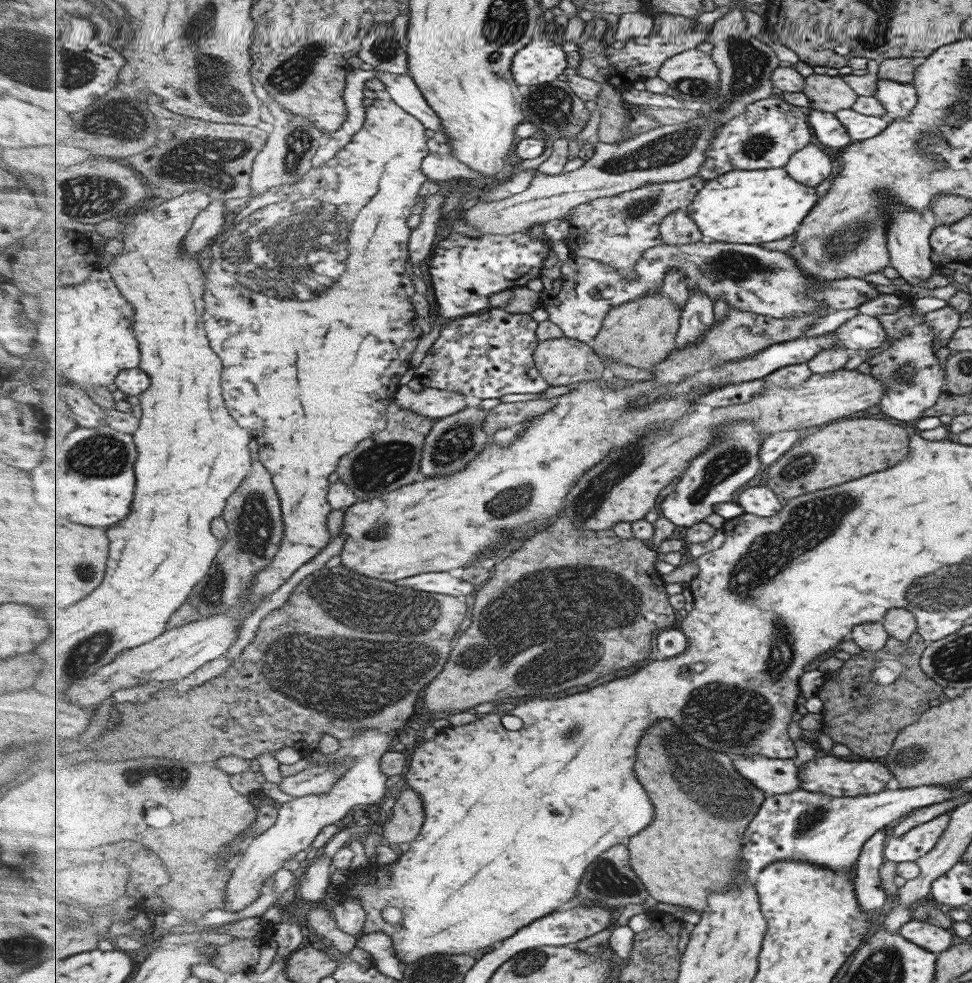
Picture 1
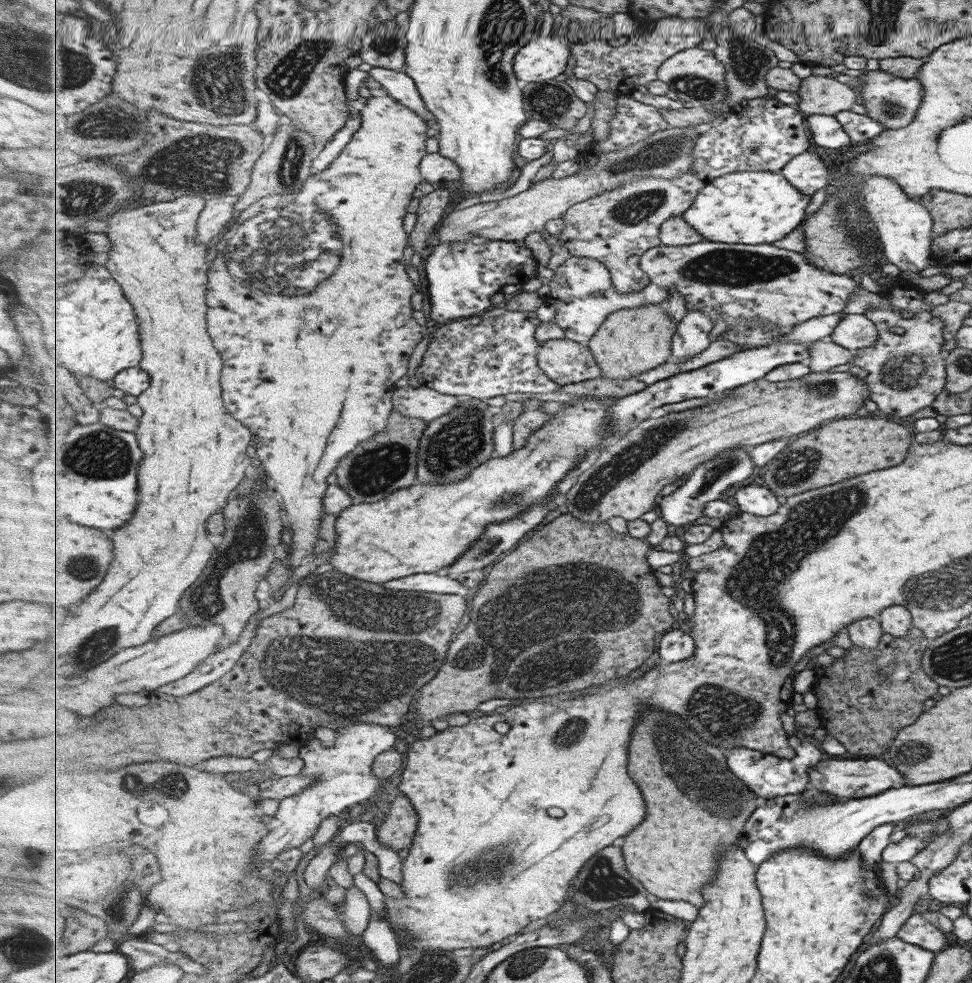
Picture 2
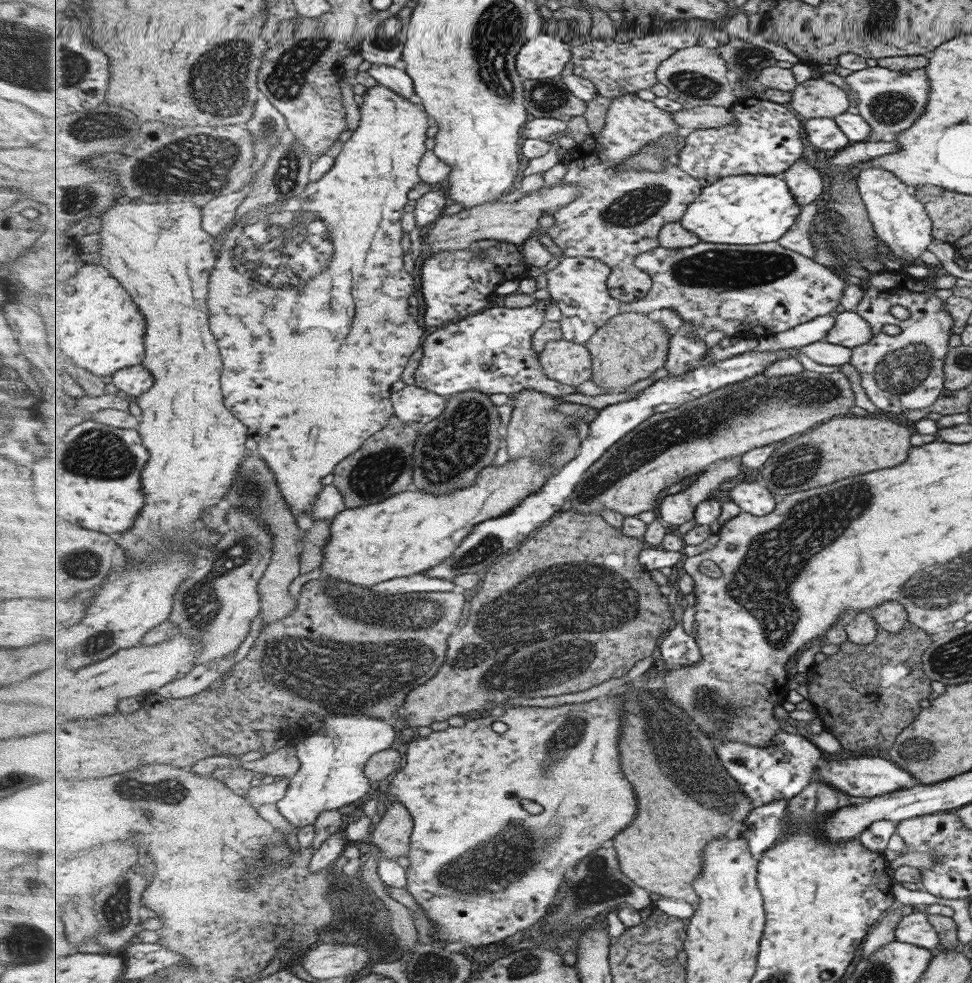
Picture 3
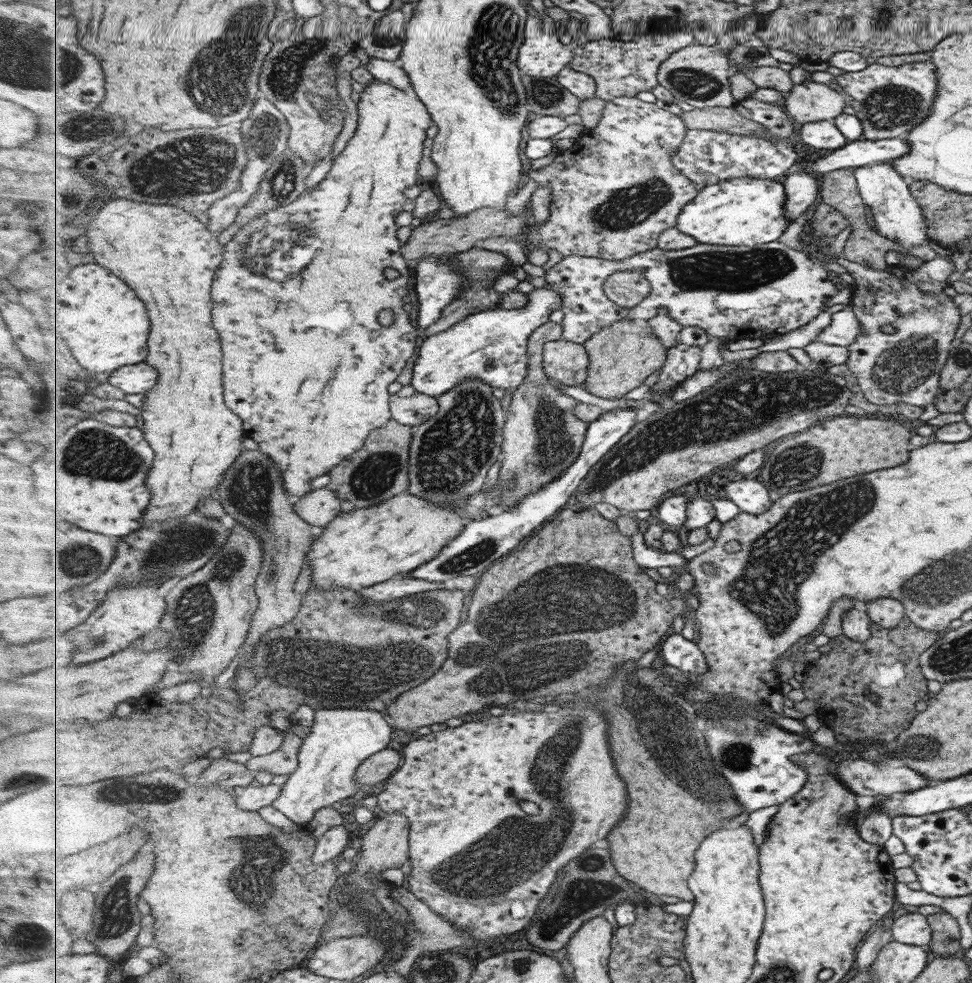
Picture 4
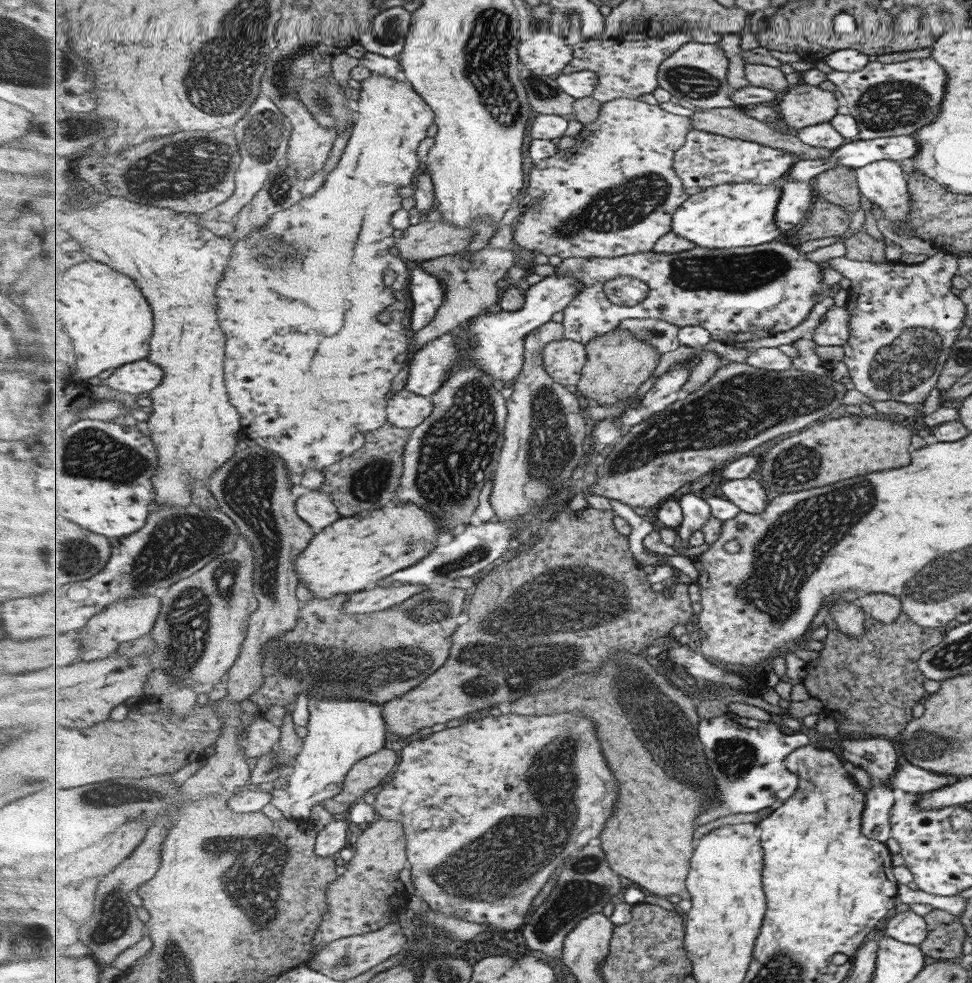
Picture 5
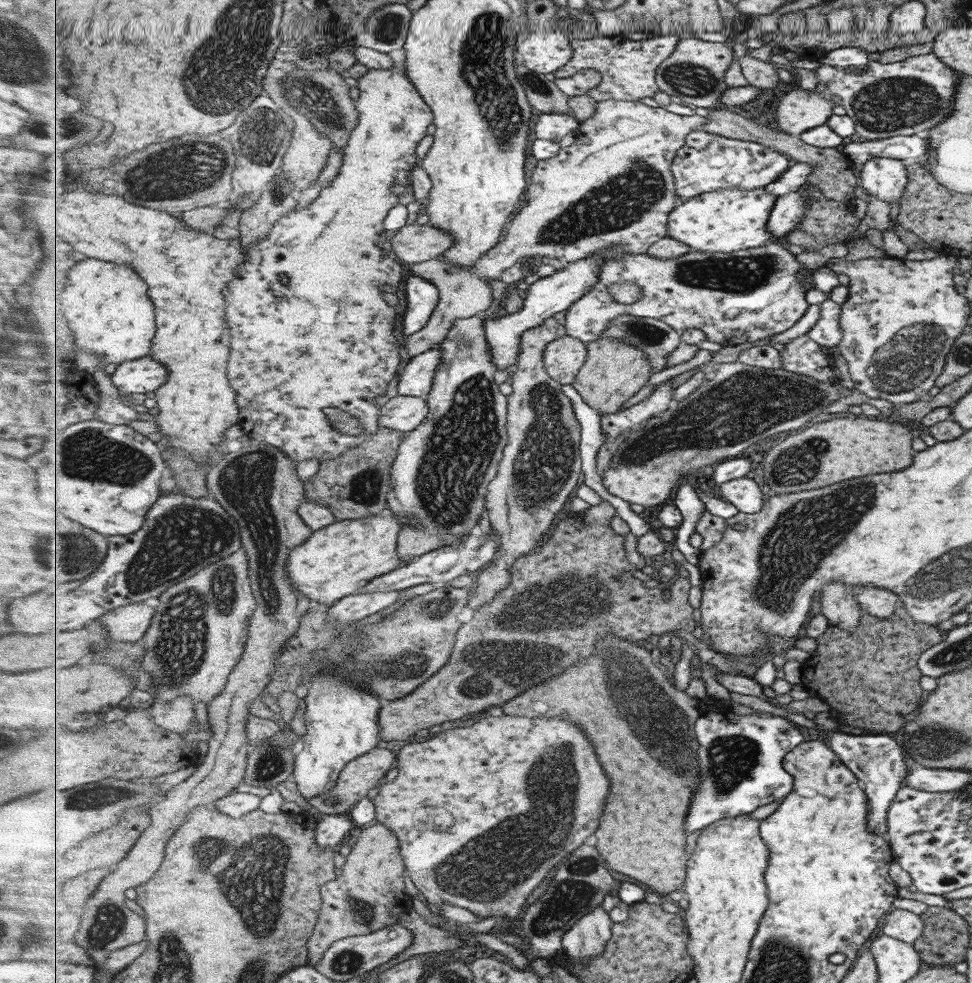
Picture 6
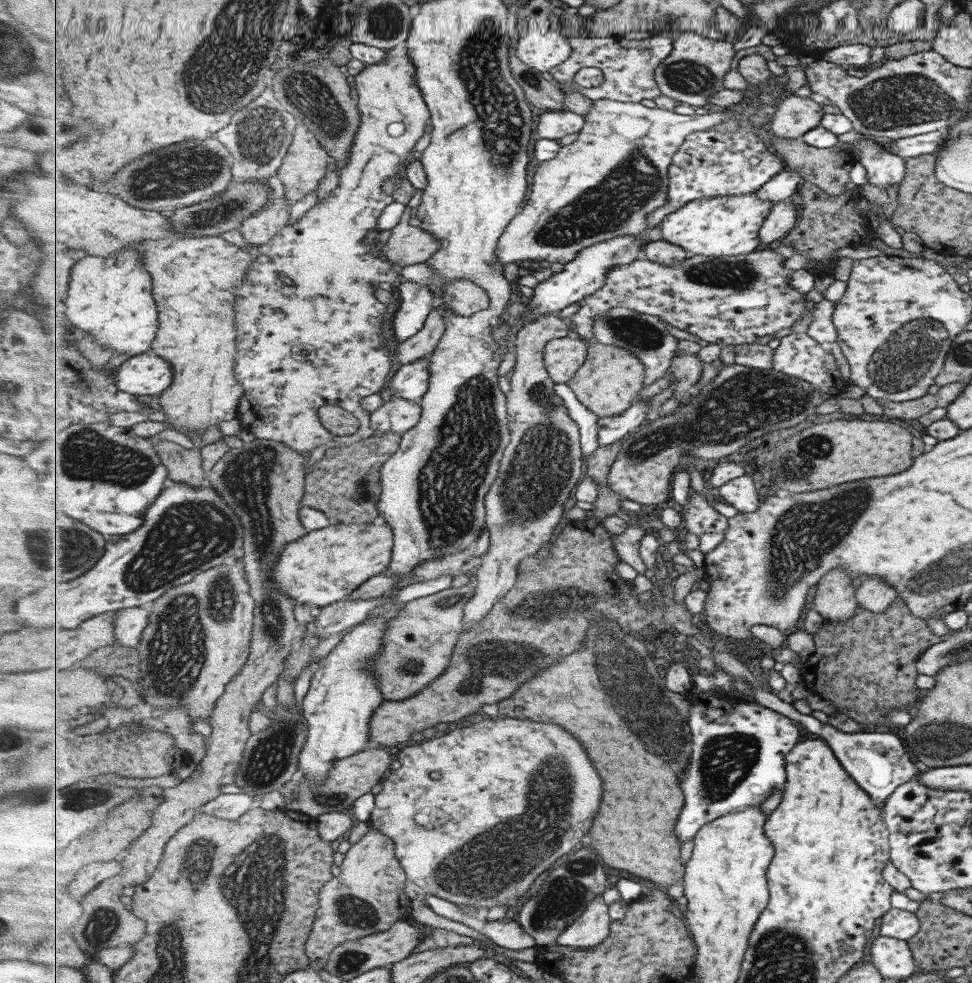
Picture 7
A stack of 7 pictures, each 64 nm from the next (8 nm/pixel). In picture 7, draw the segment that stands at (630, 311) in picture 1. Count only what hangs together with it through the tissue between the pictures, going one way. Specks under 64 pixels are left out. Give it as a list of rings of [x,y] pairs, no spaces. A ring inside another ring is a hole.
[[[591,340],[588,344],[588,361],[567,384],[599,418],[610,417],[625,413],[636,403],[637,394],[646,386],[647,370],[648,367],[633,352]]]

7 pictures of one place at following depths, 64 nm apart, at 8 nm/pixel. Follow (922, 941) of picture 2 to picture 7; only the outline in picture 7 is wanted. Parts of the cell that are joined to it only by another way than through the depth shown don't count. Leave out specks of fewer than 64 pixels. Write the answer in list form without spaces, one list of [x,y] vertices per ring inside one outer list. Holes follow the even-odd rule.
[[[890,907],[887,912],[882,914],[879,924],[879,935],[895,938],[899,941],[909,941],[909,938],[918,934],[919,921],[915,914]]]

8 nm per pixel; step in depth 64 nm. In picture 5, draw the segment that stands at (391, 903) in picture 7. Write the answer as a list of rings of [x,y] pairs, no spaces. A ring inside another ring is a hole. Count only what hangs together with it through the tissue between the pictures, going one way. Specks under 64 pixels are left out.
[[[385,819],[373,823],[358,837],[355,848],[353,858],[347,863],[346,873],[327,889],[329,912],[317,931],[312,957],[341,938],[385,928],[408,908],[405,886],[399,880],[399,872],[408,861],[408,835],[404,823]]]

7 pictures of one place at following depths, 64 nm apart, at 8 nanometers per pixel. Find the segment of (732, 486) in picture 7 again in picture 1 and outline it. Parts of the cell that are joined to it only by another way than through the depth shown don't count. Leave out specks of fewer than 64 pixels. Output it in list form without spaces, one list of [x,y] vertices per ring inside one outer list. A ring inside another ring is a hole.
[[[765,484],[745,489],[739,494],[737,502],[747,513],[763,518],[773,517],[784,508],[780,496]]]

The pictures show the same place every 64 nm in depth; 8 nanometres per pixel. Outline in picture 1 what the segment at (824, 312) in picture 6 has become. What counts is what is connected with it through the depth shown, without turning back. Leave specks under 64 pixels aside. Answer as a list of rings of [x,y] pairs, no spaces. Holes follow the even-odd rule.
[[[857,313],[836,330],[839,343],[848,352],[878,348],[886,340],[885,330],[874,316]]]

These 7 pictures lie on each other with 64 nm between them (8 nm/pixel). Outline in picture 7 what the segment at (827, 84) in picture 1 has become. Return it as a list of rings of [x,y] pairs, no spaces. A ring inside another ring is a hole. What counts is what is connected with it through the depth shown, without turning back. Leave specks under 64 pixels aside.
[[[789,95],[775,107],[770,131],[777,137],[799,139],[820,124],[824,112],[813,98]]]

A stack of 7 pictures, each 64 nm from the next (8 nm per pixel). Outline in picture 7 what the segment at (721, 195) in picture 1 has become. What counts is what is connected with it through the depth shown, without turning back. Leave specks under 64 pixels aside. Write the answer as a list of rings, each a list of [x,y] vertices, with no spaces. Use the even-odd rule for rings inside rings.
[[[757,191],[741,195],[703,197],[683,205],[663,219],[661,223],[663,239],[677,243],[692,255],[721,257],[749,254],[761,246],[761,228],[763,228],[764,222],[768,220],[769,213],[772,212],[774,205],[773,201],[769,201],[769,199],[761,199],[757,195]]]

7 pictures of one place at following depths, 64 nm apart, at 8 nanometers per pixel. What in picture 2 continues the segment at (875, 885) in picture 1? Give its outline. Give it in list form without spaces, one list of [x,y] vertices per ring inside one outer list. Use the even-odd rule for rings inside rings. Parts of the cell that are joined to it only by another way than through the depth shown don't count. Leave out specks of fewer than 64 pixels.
[[[896,824],[878,825],[867,837],[862,839],[856,852],[865,871],[877,867],[881,862],[881,854],[885,846],[890,843],[889,836],[896,829]]]

